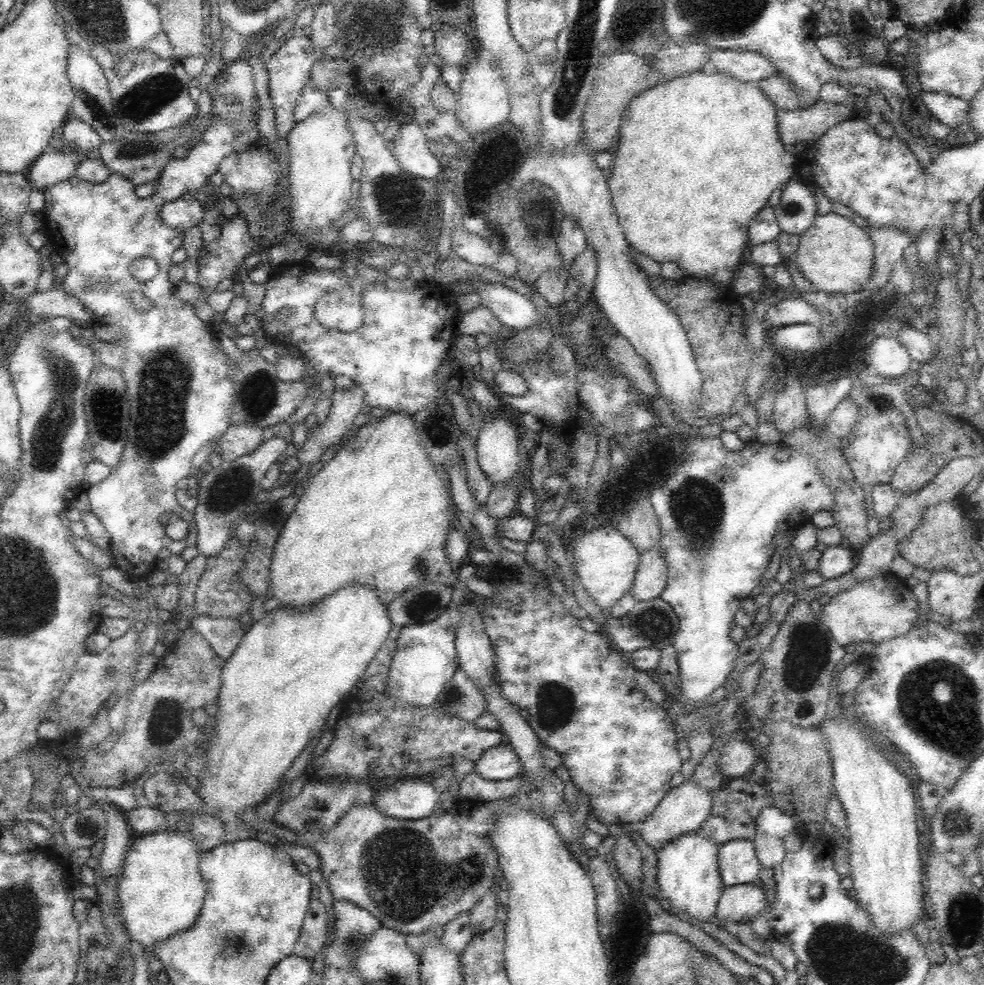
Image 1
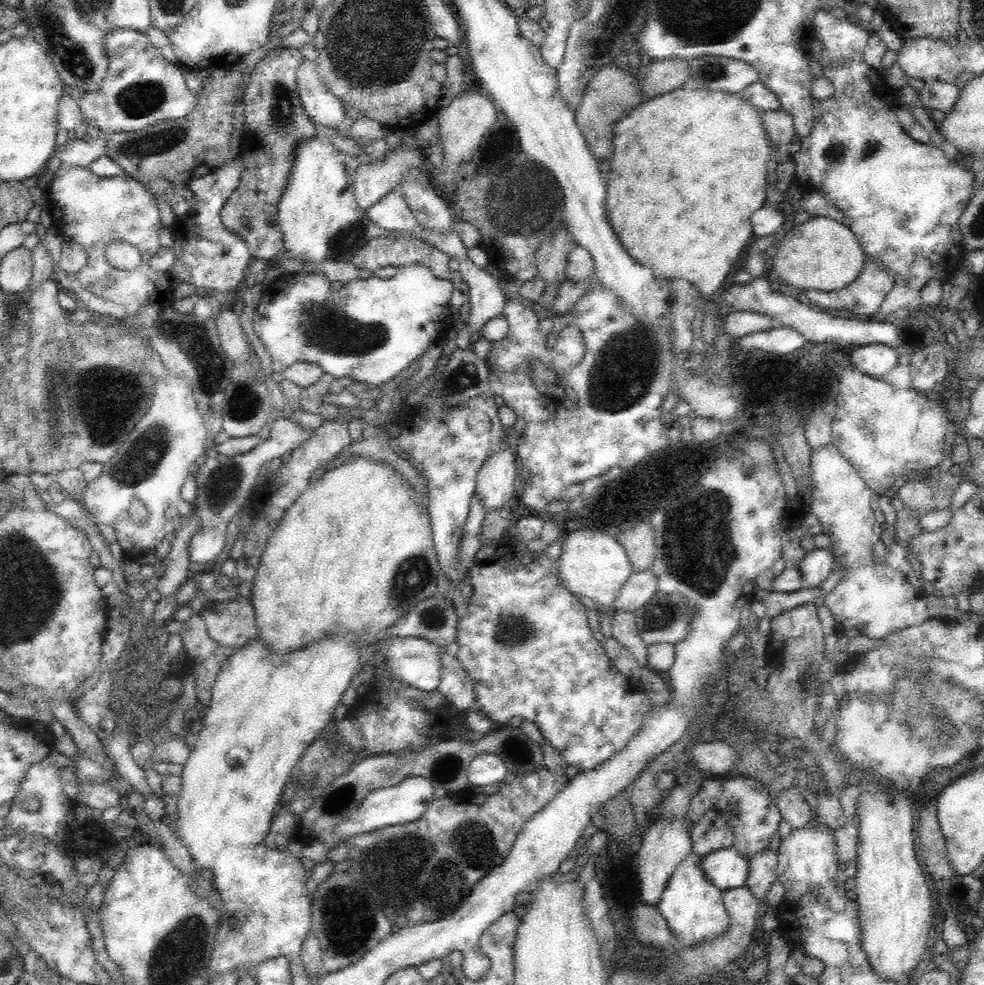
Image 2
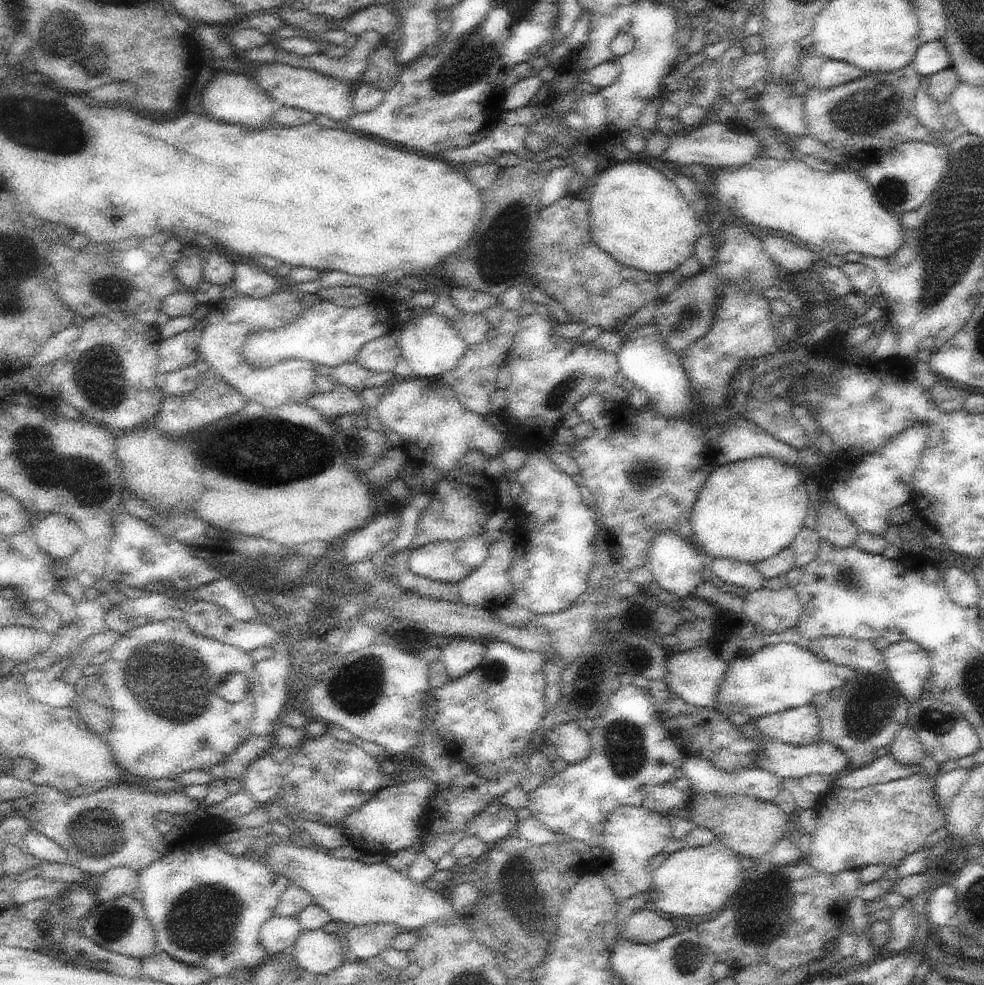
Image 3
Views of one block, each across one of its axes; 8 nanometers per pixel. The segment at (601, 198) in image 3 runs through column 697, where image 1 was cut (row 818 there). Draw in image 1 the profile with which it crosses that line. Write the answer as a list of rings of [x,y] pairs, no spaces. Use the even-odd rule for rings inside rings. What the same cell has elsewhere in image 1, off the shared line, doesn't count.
[[[362,584],[336,590],[336,594],[310,606],[310,610],[282,606],[246,628],[246,636],[222,670],[222,690],[216,702],[220,710],[216,726],[208,736],[212,746],[200,778],[202,788],[198,796],[204,806],[216,812],[214,818],[220,818],[228,826],[236,824],[240,814],[256,810],[260,800],[270,798],[284,784],[284,772],[292,768],[306,744],[320,732],[330,710],[364,678],[368,664],[376,658],[384,642],[390,640],[392,628],[388,604],[382,602],[376,590]]]

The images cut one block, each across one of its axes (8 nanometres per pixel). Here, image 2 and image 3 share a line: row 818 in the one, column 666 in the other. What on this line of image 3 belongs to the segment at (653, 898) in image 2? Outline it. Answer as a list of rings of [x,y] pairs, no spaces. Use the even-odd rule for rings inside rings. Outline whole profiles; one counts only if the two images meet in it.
[[[707,644],[695,646],[691,650],[687,650],[687,652],[673,652],[673,654],[667,656],[665,684],[669,686],[671,694],[685,700],[687,704],[695,704],[699,708],[715,710],[715,696],[719,692],[719,684],[723,684],[727,666],[729,664],[719,660],[715,650],[711,646],[707,646]]]

